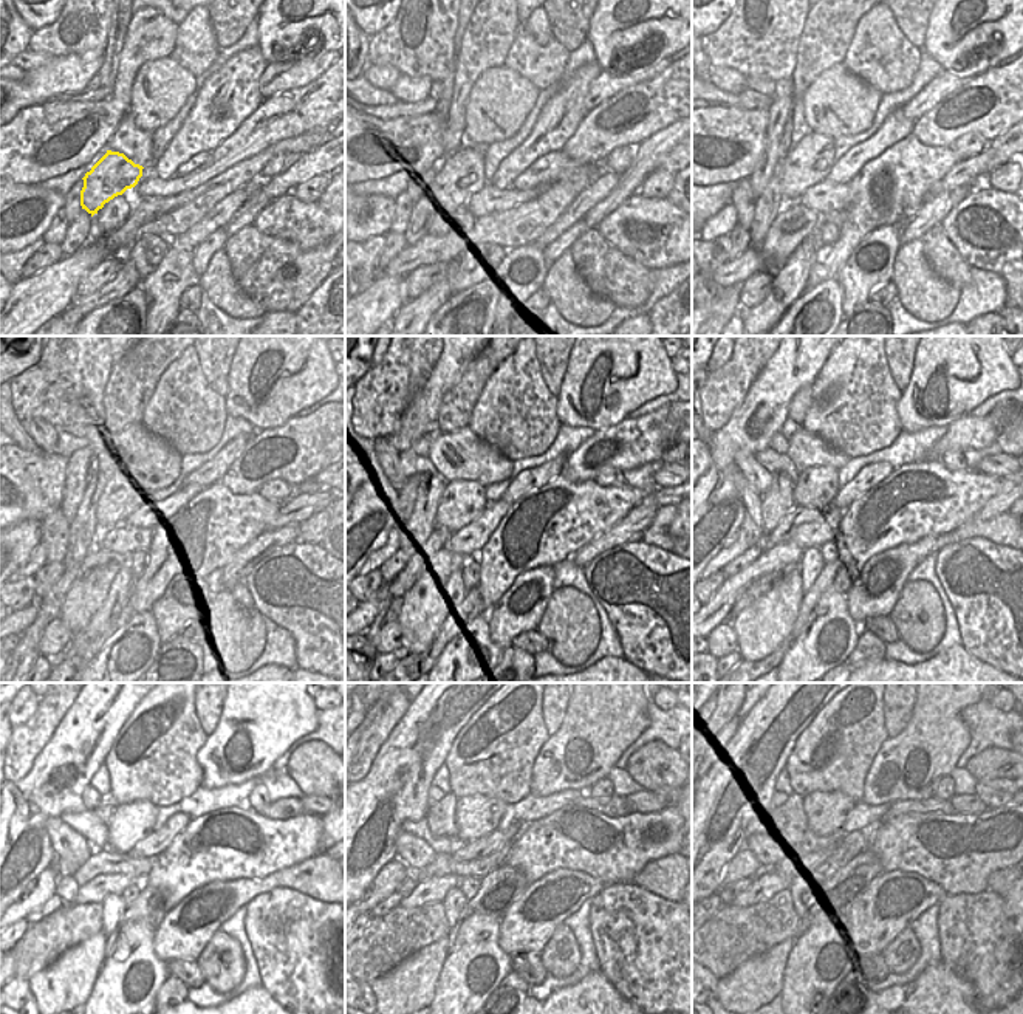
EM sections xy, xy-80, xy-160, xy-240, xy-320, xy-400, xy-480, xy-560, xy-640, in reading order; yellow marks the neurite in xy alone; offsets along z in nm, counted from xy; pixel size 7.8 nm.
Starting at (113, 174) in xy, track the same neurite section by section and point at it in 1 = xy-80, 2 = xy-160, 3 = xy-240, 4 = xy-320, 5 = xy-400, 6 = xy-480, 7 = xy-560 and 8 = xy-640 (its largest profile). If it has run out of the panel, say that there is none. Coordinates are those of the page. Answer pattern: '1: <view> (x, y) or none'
1: xy-80 (463, 172)
2: xy-160 (811, 160)
3: xy-240 (121, 497)
4: xy-320 (463, 500)
5: xy-400 (816, 488)
6: xy-480 (129, 824)
7: xy-560 (475, 816)
8: xy-640 (825, 810)

